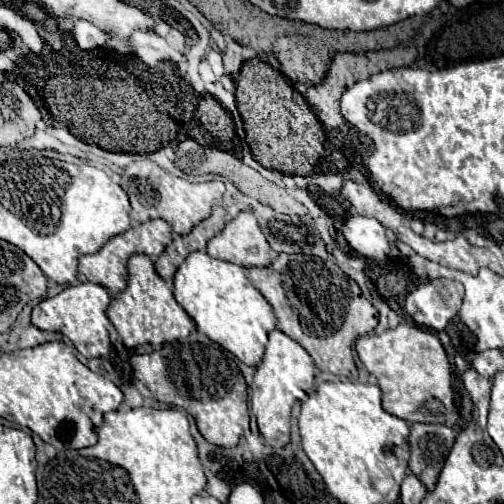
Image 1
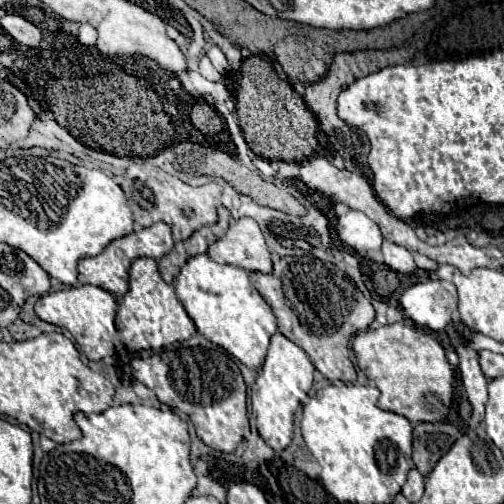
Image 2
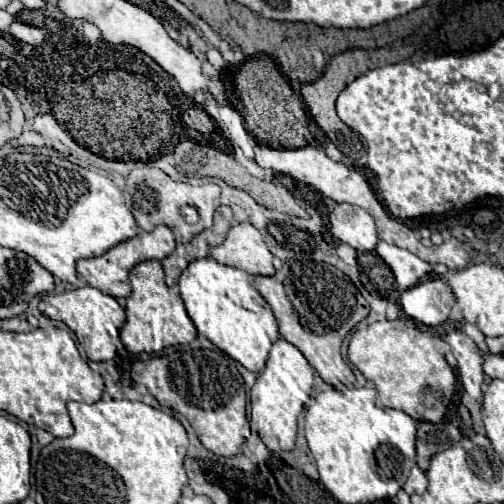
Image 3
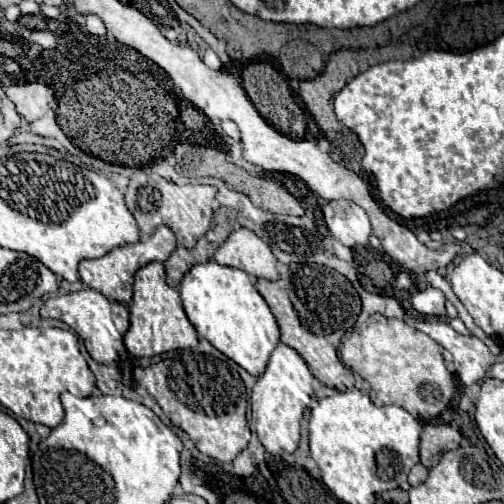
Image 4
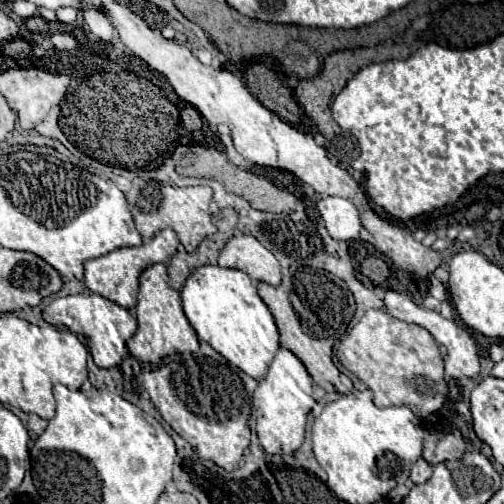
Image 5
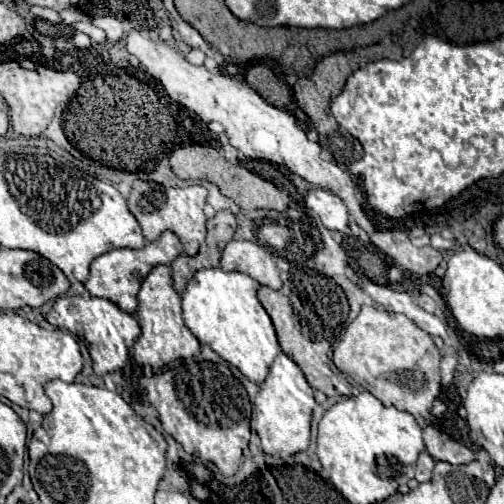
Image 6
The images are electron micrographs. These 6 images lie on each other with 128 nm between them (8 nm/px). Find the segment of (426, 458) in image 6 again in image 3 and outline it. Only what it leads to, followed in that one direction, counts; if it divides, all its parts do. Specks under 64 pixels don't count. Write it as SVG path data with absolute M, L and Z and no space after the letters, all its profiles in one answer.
M414 466L410 476L408 476L408 480L406 480L406 484L404 484L404 490L408 494L422 494L426 490L426 486L428 486L428 478L426 478L424 470Z

